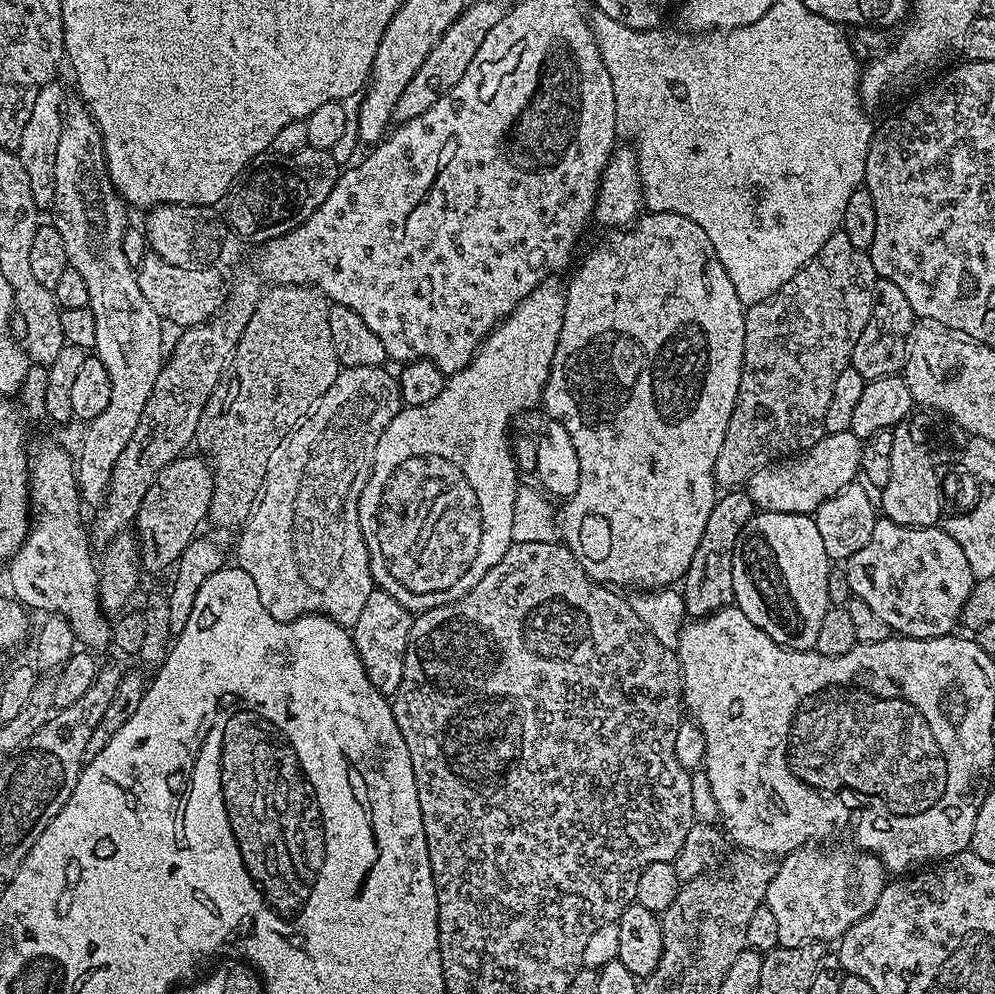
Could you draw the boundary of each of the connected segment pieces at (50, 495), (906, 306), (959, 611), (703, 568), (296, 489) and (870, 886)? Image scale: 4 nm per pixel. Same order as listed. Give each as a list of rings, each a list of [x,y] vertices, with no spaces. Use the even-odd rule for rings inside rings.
[[[40,440],[36,445],[31,445],[30,460],[31,464],[28,469],[28,494],[30,497],[30,512],[34,519],[31,521],[27,536],[24,537],[23,546],[13,554],[12,559],[9,560],[6,565],[6,571],[8,571],[8,584],[12,587],[12,589],[10,589],[11,595],[19,600],[20,603],[24,605],[25,609],[32,610],[32,608],[37,608],[37,610],[40,611],[40,614],[64,616],[66,622],[70,622],[70,630],[74,630],[77,641],[79,641],[85,649],[97,650],[96,648],[104,647],[107,649],[110,644],[110,620],[104,609],[100,606],[100,573],[94,556],[92,560],[94,552],[90,547],[88,529],[83,523],[80,525],[80,508],[82,509],[82,501],[80,499],[80,487],[76,485],[76,470],[74,467],[73,453],[71,456],[62,445],[55,444],[52,440]]]
[[[877,279],[872,317],[870,322],[866,322],[866,330],[862,330],[858,342],[854,342],[850,366],[858,370],[858,374],[862,374],[865,382],[903,373],[908,357],[908,341],[912,338],[912,329],[917,320],[910,302],[906,302],[906,294],[902,294],[902,290],[894,286],[894,282]]]
[[[887,518],[877,519],[870,542],[866,542],[858,554],[846,561],[846,571],[853,597],[866,602],[866,606],[870,606],[870,610],[874,610],[874,614],[878,614],[878,618],[882,618],[882,622],[886,622],[893,633],[915,640],[949,635],[955,629],[952,627],[961,623],[974,583],[970,562],[966,562],[962,546],[958,546],[958,542],[954,542],[954,538],[950,538],[943,527],[902,526]]]
[[[728,490],[717,499],[714,510],[710,510],[706,530],[702,530],[702,542],[698,542],[698,550],[694,550],[694,558],[690,558],[688,573],[682,581],[685,610],[689,617],[713,616],[735,601],[732,551],[738,542],[738,534],[742,534],[742,526],[746,526],[757,511],[755,502],[744,490]]]
[[[341,367],[338,378],[334,378],[334,386],[330,386],[330,390],[326,390],[326,394],[322,394],[322,398],[312,409],[311,414],[288,435],[288,439],[281,444],[278,450],[274,450],[274,454],[270,458],[270,466],[266,470],[260,499],[256,501],[248,523],[239,529],[240,541],[236,544],[235,560],[242,571],[250,574],[250,578],[254,578],[254,586],[258,586],[258,598],[262,598],[262,606],[266,606],[266,614],[270,614],[270,618],[274,618],[278,622],[290,622],[300,616],[328,616],[346,629],[351,629],[352,625],[358,622],[362,609],[366,607],[366,598],[370,598],[370,594],[374,591],[372,571],[368,565],[368,547],[364,541],[362,526],[358,522],[358,502],[372,473],[372,459],[378,450],[378,438],[382,438],[386,426],[390,426],[390,422],[394,422],[394,418],[400,411],[402,411],[402,401],[397,377],[386,374],[382,367]]]
[[[805,846],[789,852],[787,856],[779,861],[774,878],[770,882],[770,890],[766,890],[766,898],[764,904],[774,914],[774,922],[778,925],[778,942],[782,948],[797,948],[803,944],[815,944],[817,942],[839,941],[840,937],[846,934],[846,930],[850,930],[850,926],[854,926],[862,918],[866,918],[866,914],[870,914],[870,910],[874,910],[874,906],[878,902],[880,895],[884,890],[886,883],[886,869],[884,863],[872,852],[863,850],[855,850],[851,852],[848,848],[836,848],[833,852],[823,852],[820,846]]]

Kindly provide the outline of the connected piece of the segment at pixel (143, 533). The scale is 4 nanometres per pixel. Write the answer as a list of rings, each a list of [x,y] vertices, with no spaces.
[[[192,455],[179,456],[174,462],[167,464],[158,474],[158,478],[154,478],[154,486],[146,490],[146,498],[142,498],[142,506],[134,521],[134,535],[140,550],[139,565],[145,573],[164,572],[167,568],[169,571],[180,559],[182,550],[186,550],[186,546],[190,546],[190,542],[196,539],[201,531],[200,523],[208,520],[208,507],[214,490],[213,467],[203,455]]]

